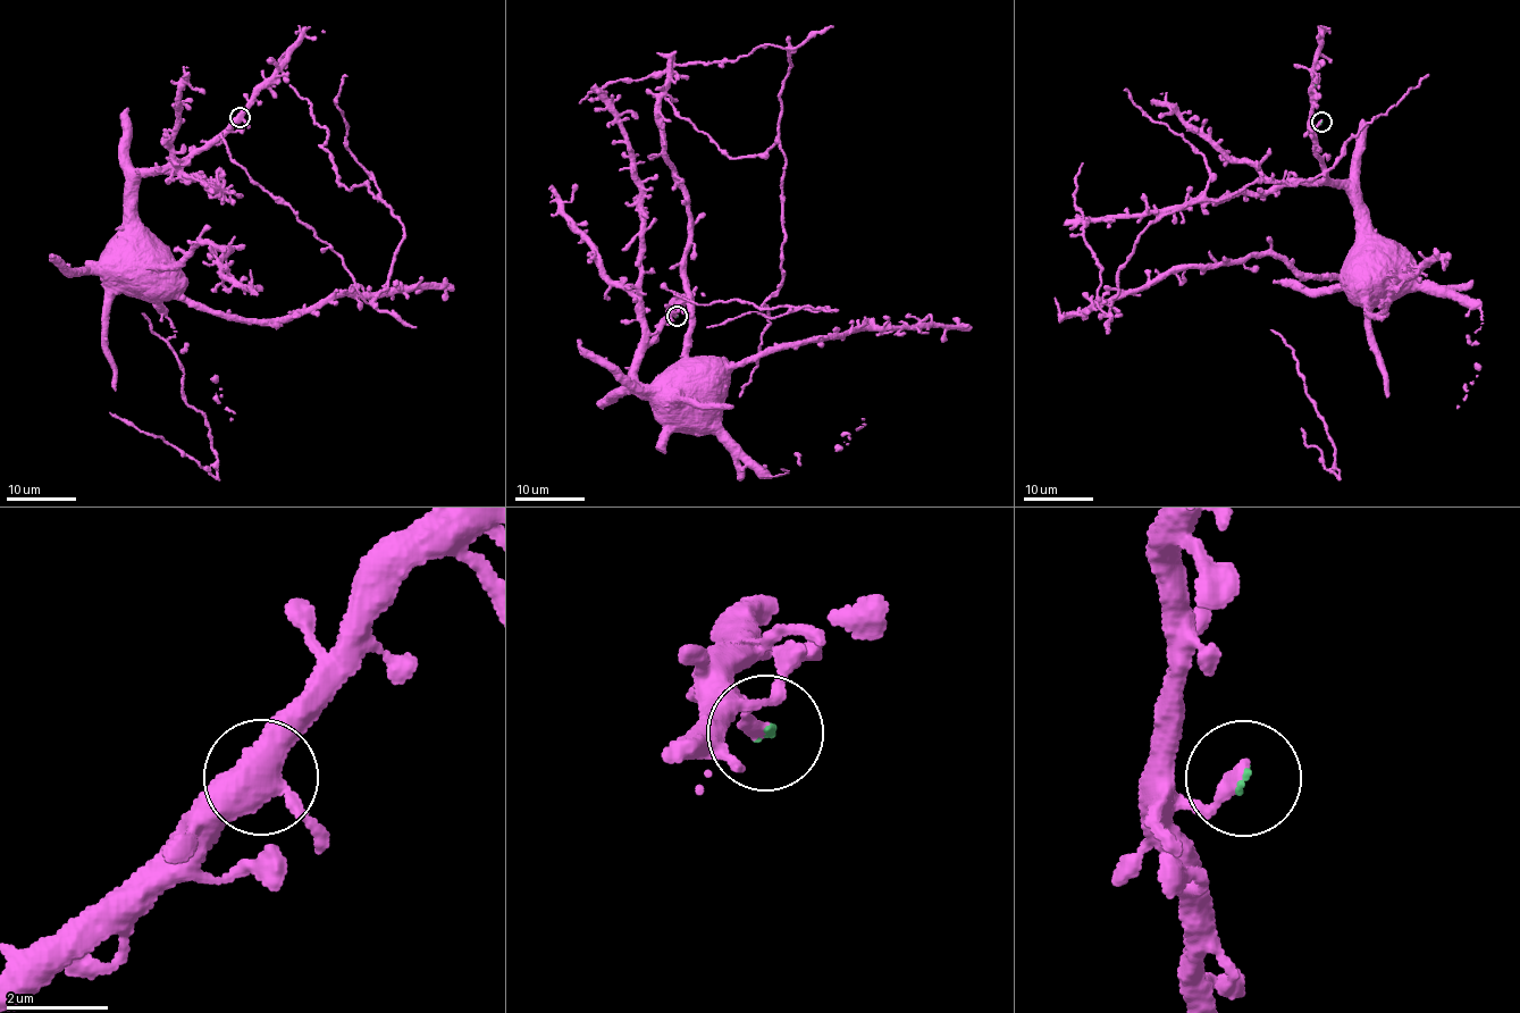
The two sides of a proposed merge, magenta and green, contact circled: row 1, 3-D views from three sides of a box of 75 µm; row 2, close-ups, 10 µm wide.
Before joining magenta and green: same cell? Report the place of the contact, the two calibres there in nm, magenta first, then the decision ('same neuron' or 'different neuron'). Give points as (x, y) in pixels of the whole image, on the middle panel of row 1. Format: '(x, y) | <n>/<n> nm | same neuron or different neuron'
(677, 316) | 280/70 nm | same neuron

